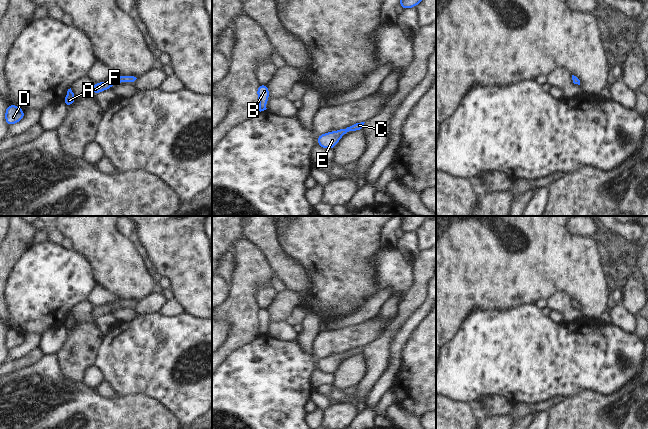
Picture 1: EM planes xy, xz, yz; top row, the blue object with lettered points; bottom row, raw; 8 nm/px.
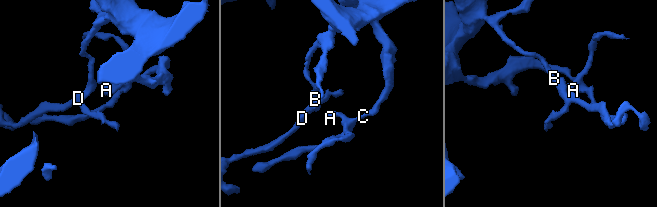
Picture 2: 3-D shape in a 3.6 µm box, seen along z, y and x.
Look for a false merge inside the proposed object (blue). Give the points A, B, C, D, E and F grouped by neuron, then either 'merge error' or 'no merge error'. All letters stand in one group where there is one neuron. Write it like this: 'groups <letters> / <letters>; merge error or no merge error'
groups A B C D E F; no merge error

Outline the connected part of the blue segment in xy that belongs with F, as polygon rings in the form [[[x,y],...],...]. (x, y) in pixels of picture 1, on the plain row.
[[[120,299],[109,305],[93,307],[93,310],[91,312],[91,317],[95,320],[96,318],[98,318],[104,314],[111,313],[112,310],[116,307],[134,306],[136,303],[137,302],[134,300]]]

